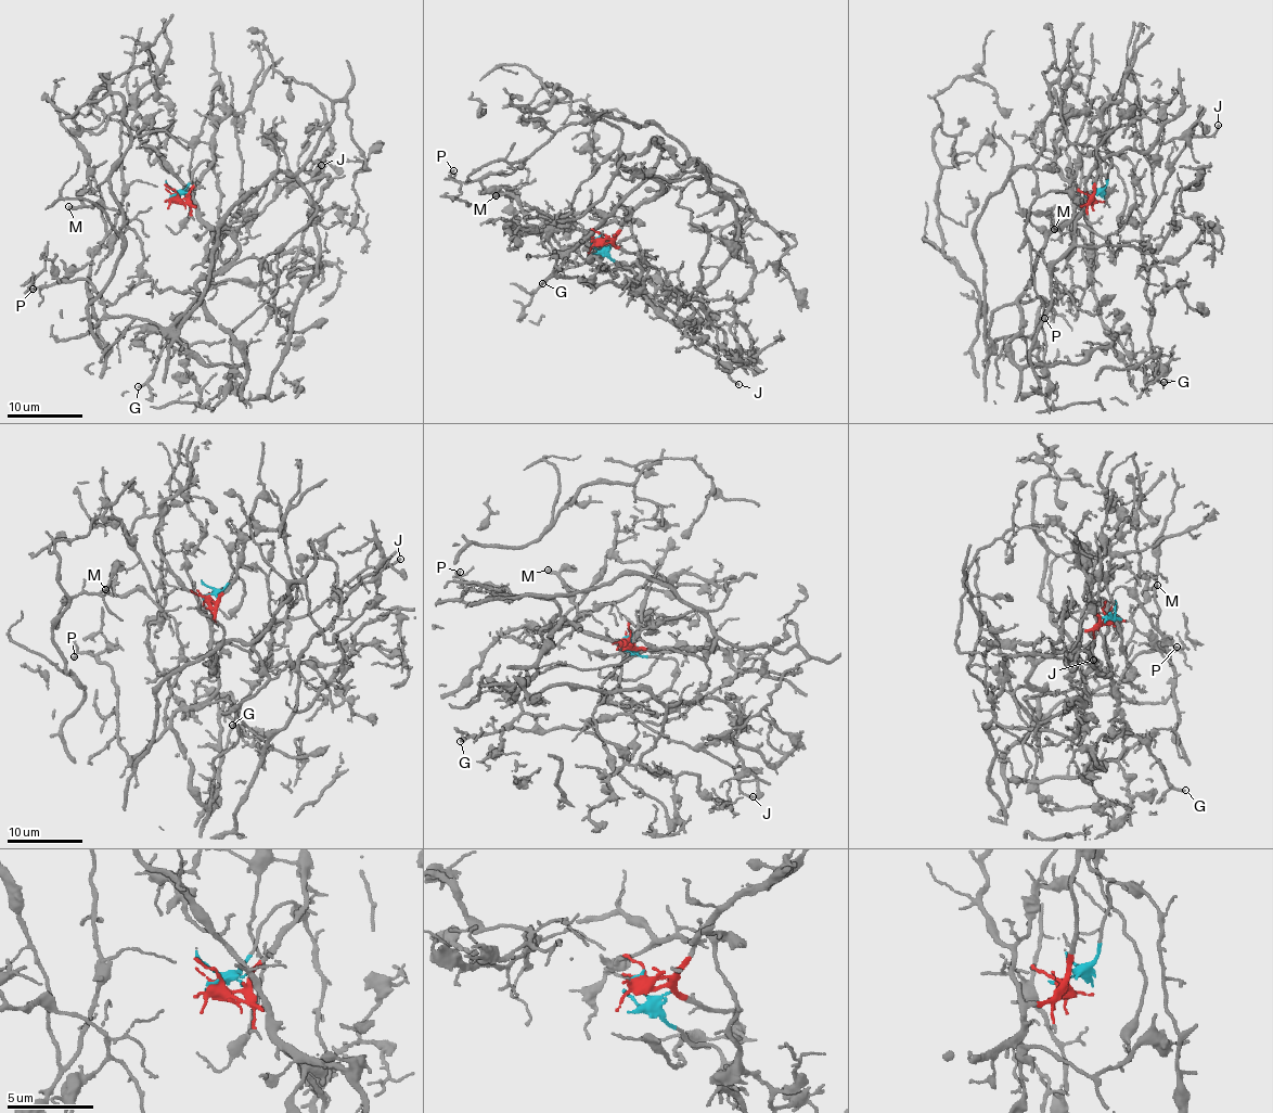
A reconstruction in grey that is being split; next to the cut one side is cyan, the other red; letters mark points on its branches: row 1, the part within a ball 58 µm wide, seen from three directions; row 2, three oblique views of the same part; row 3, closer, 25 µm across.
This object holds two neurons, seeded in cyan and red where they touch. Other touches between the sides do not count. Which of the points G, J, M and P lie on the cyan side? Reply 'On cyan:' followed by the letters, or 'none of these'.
On cyan: G, J

